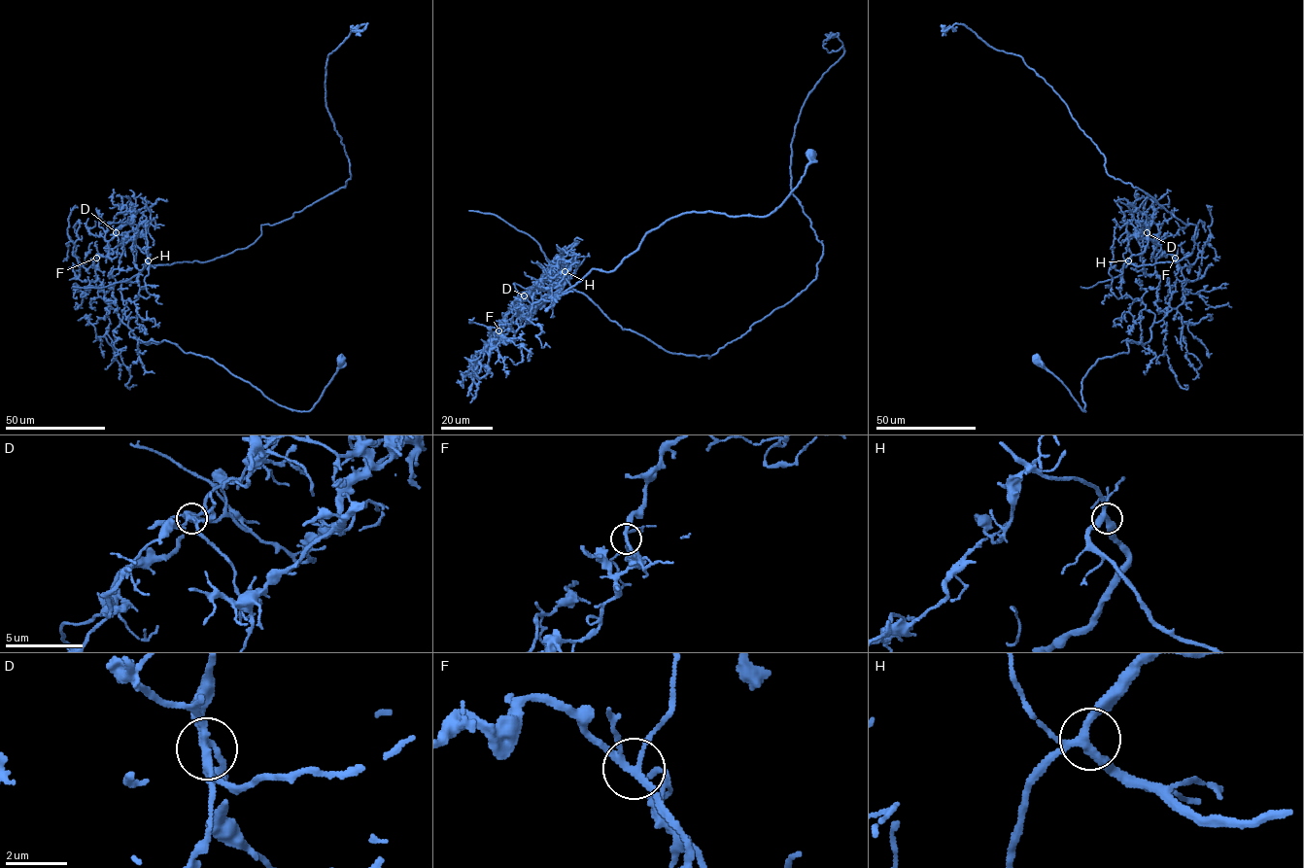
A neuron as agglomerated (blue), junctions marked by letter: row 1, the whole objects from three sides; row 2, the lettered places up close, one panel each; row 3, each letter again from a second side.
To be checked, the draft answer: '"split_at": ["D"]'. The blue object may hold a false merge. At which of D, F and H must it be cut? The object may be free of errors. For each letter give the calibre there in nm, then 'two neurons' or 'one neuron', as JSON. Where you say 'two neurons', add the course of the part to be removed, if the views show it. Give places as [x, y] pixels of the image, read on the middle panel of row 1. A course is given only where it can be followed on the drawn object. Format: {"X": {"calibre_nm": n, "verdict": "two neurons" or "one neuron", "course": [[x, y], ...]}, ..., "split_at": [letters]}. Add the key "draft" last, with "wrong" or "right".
{"D": {"calibre_nm": 240, "verdict": "two neurons", "course": [[524, 295], [565, 271], [708, 358], [800, 295], [823, 245], [791, 142], [843, 54], [826, 43]]}, "F": {"calibre_nm": 200, "verdict": "one neuron"}, "H": {"calibre_nm": 280, "verdict": "one neuron"}, "split_at": ["D"], "draft": "right"}

